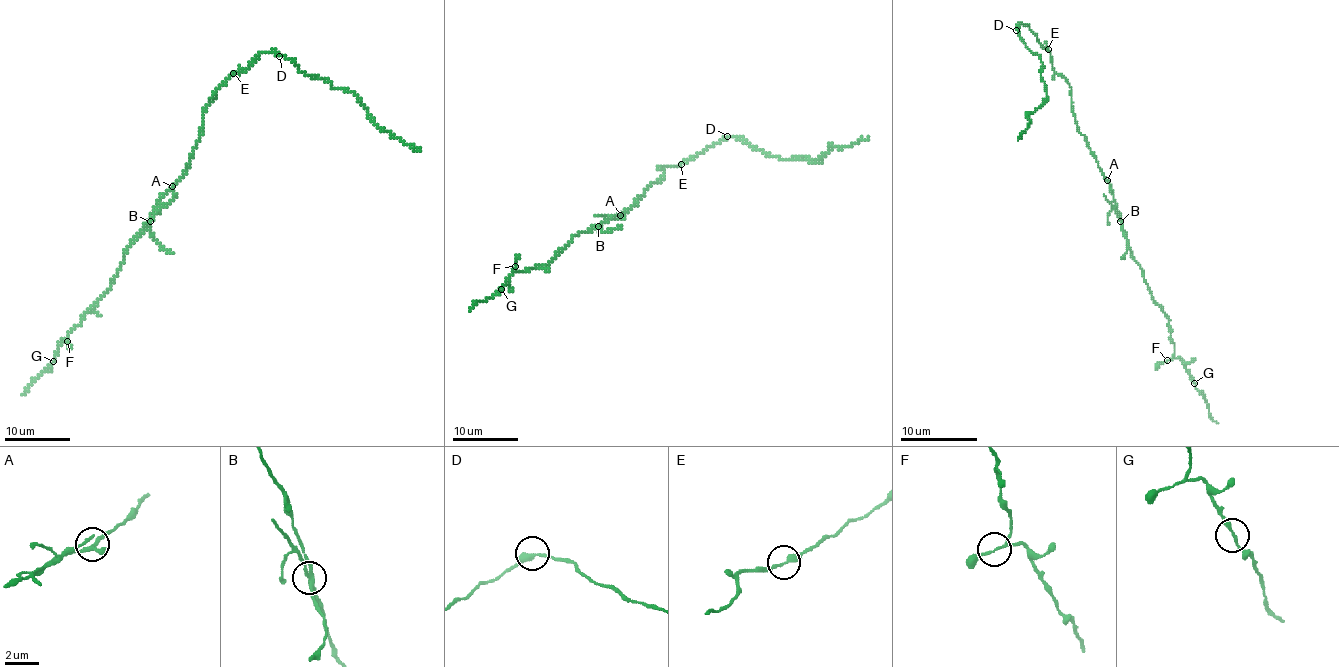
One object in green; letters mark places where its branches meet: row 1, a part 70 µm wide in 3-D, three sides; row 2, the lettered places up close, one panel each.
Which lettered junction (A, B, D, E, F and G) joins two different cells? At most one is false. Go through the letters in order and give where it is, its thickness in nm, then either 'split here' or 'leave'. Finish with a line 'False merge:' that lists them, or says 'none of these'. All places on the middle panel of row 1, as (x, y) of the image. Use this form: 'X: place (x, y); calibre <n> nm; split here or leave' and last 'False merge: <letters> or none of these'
A: place (620, 215); calibre 200 nm; leave
B: place (598, 226); calibre 200 nm; split here
D: place (727, 136); calibre 300 nm; leave
E: place (681, 164); calibre 240 nm; leave
F: place (515, 266); calibre 110 nm; leave
G: place (501, 289); calibre 180 nm; leave
False merge: B

